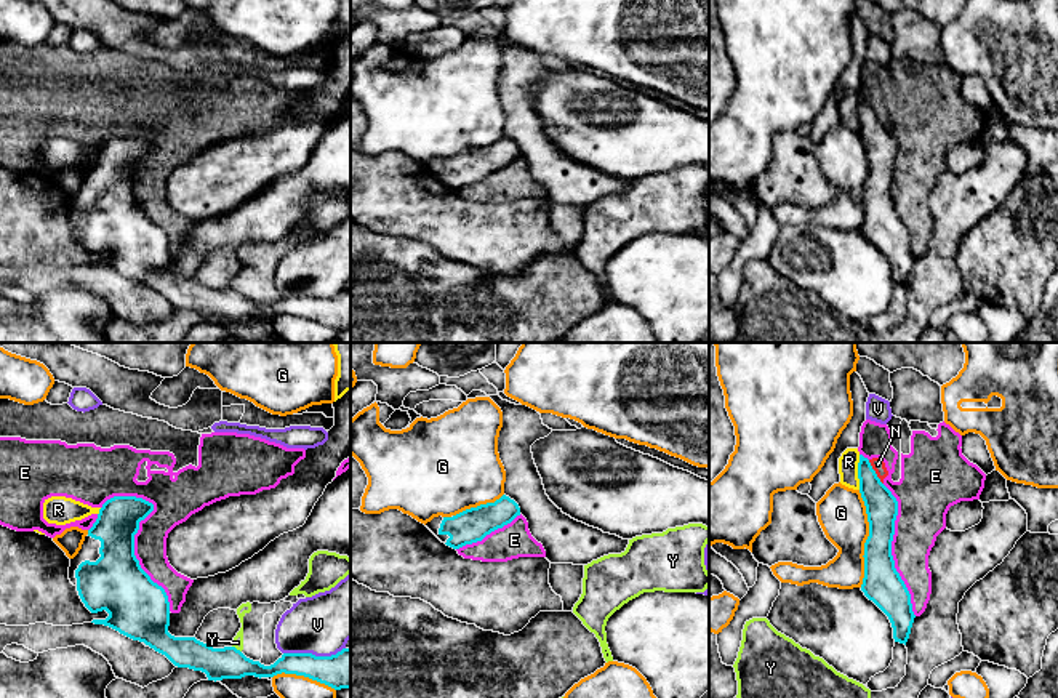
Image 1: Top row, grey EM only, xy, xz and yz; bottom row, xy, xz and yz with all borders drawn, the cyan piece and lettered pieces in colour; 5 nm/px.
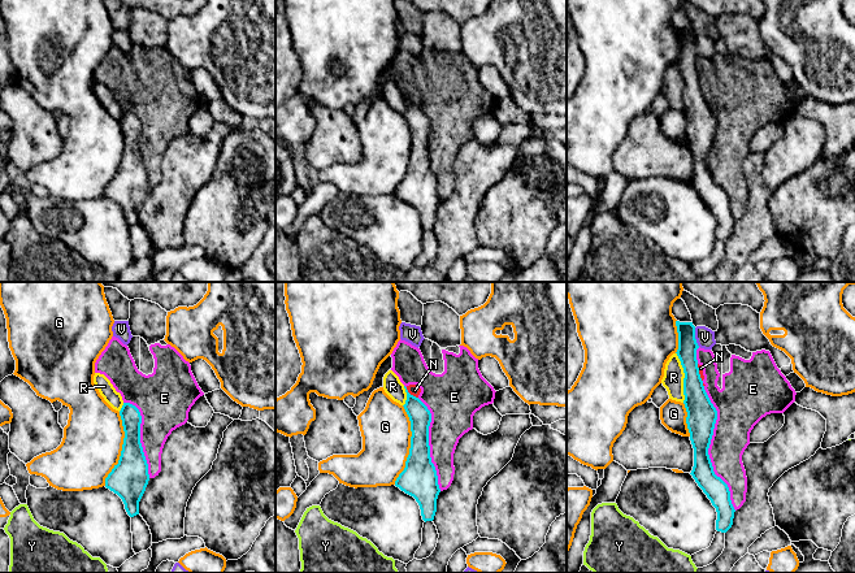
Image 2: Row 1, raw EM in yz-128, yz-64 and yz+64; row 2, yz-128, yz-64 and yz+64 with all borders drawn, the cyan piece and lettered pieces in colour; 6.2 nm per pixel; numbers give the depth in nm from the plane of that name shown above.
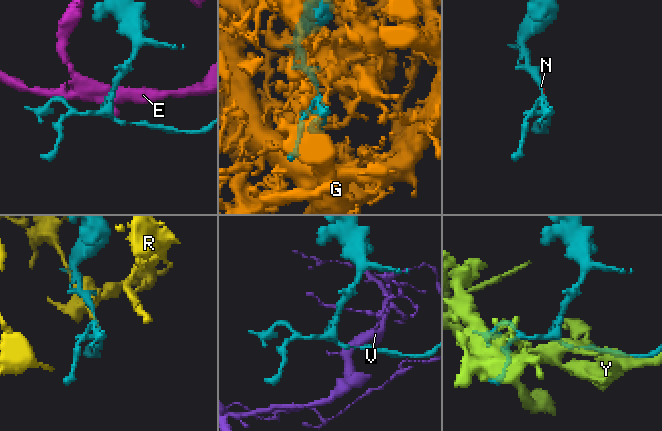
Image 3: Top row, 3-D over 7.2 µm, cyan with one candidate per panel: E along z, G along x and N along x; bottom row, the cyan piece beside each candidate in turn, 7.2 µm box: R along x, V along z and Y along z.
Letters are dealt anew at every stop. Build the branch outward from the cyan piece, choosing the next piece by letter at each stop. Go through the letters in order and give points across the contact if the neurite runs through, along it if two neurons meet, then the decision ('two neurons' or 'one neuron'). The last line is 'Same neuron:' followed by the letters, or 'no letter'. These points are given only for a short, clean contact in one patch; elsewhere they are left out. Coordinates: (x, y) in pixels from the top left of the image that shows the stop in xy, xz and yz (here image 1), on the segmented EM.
E: two neurons
G: two neurons
N: along yz (868, 460), (882, 484) | two neurons
R: two neurons
V: two neurons
Y: two neurons
Same neuron: no letter

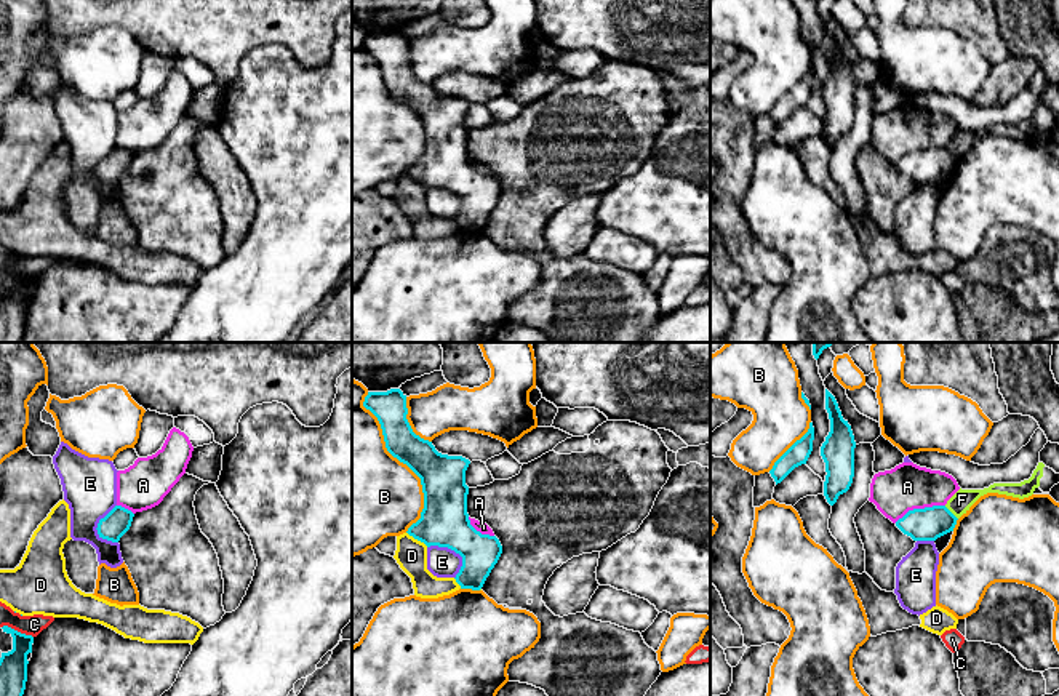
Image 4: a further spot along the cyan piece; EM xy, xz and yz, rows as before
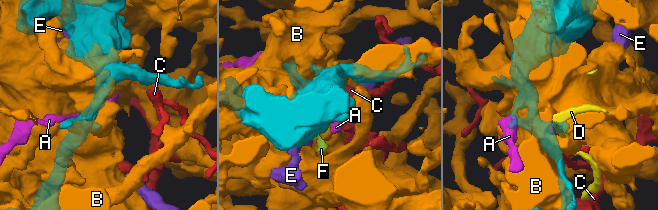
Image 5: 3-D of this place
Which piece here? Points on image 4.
A: two neurons
B: two neurons
C: two neurons
D: two neurons
E: along xz (427, 546), (447, 546), (461, 557), (461, 568), (455, 578) | two neurons
F: along yz (944, 506), (957, 519) | two neurons
Same neuron: no letter

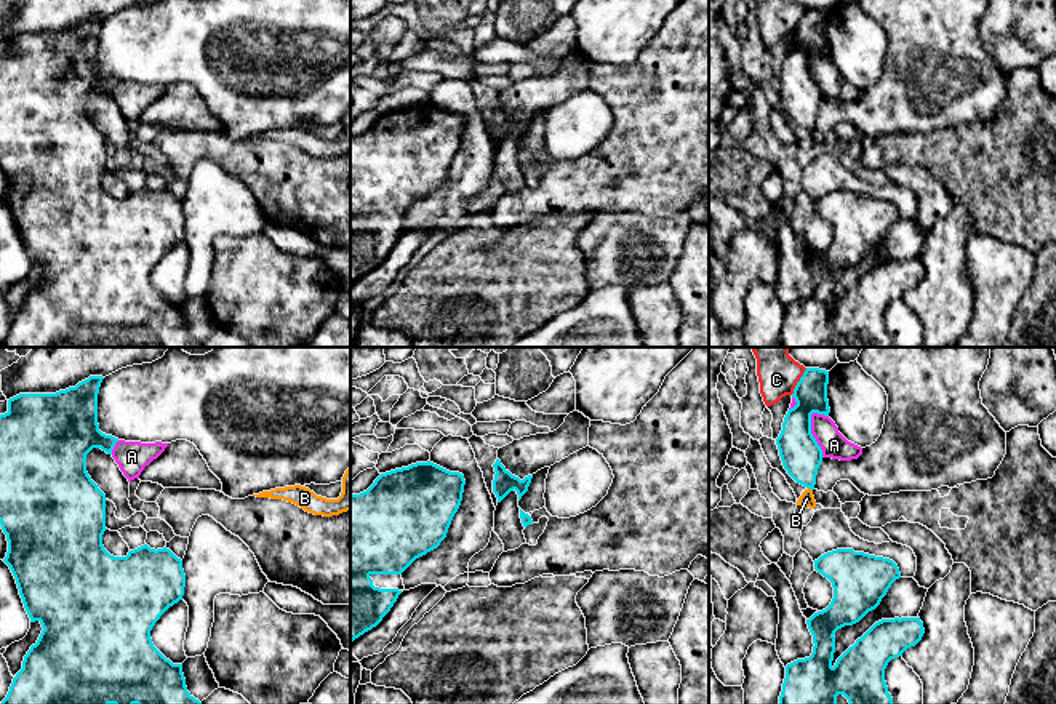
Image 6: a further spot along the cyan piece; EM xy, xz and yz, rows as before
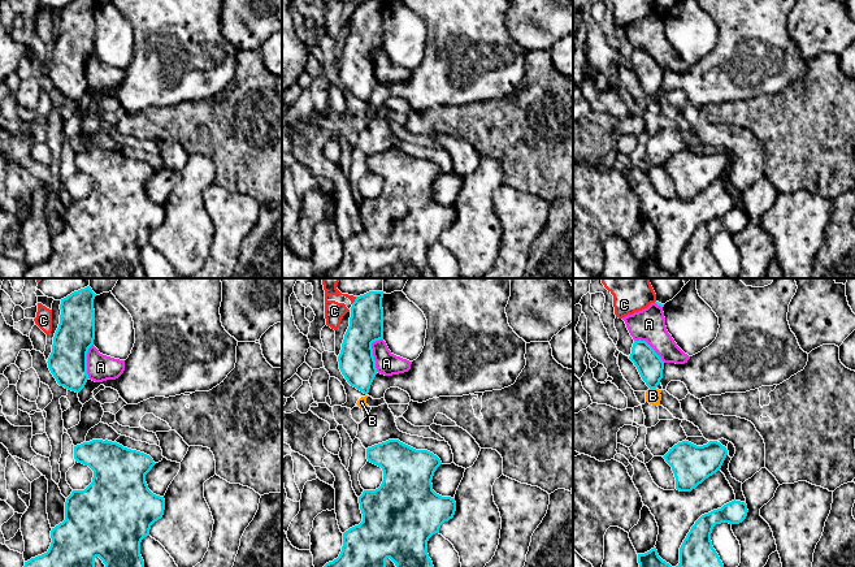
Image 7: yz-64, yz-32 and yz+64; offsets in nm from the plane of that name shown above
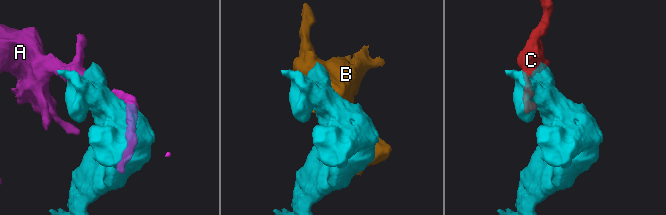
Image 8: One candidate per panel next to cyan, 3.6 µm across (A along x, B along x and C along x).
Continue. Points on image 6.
A: two neurons
B: along yz (808, 487), (812, 490) | two neurons
C: two neurons
Same neuron: no letter

